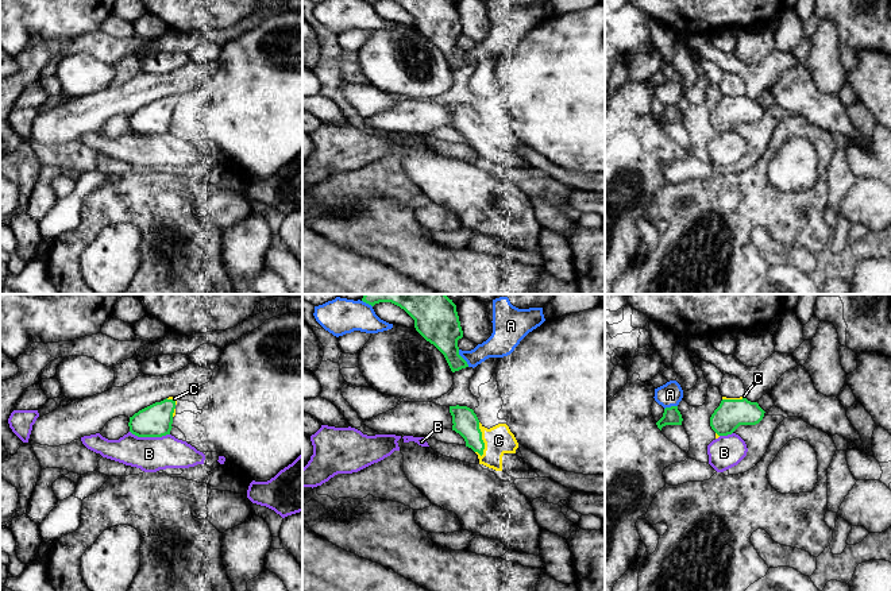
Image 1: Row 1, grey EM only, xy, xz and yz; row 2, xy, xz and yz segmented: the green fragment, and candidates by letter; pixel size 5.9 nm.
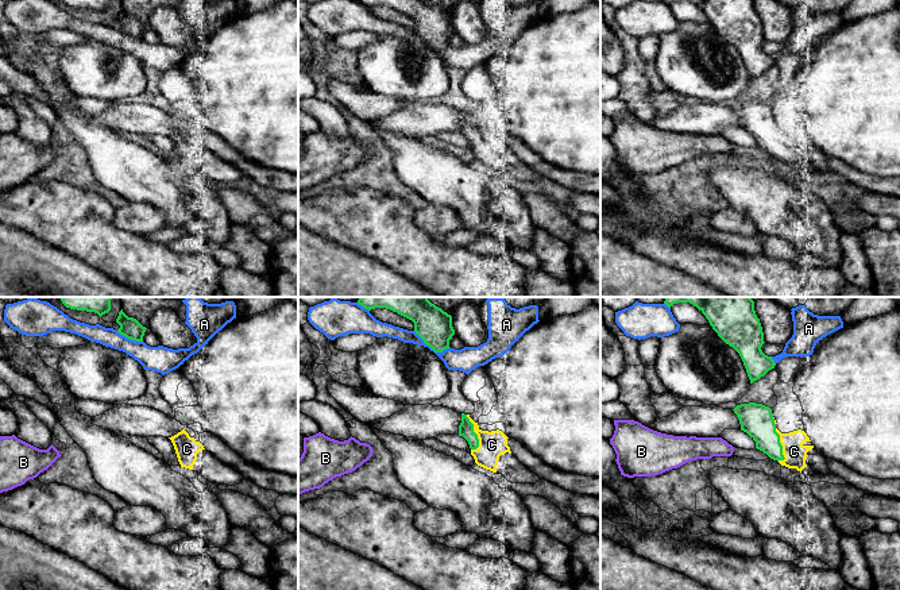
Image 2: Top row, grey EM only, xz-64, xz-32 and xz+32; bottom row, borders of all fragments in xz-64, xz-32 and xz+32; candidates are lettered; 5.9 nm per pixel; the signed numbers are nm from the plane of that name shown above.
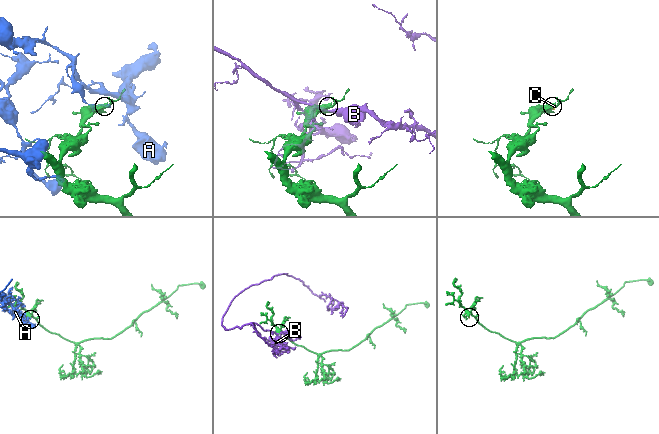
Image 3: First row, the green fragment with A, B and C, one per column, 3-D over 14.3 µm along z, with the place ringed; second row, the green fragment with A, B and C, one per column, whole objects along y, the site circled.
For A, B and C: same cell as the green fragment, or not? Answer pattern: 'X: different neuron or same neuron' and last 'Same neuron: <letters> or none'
A: different neuron
B: different neuron
C: same neuron
Same neuron: C

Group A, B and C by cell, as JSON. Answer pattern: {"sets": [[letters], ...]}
{"sets": [["A"], ["B"], ["C"]]}

